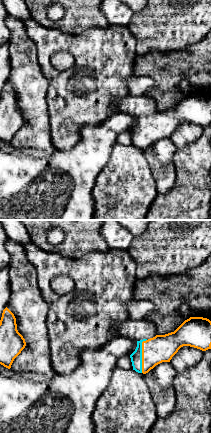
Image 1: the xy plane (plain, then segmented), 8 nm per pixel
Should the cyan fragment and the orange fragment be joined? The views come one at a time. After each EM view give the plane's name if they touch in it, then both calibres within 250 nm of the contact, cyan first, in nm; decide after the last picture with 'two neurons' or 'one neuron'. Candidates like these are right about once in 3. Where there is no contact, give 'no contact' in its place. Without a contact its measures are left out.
contact in xy; calibres 100 and 220 nm

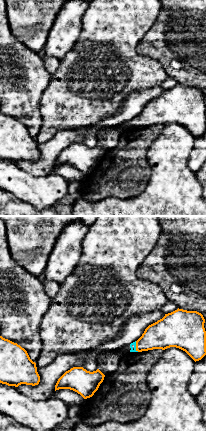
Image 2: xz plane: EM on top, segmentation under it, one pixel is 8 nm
contact in xz; calibres 50 and 240 nm

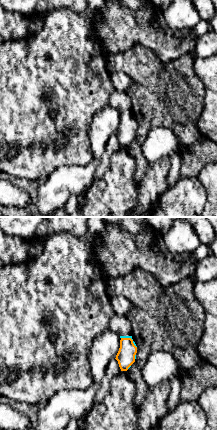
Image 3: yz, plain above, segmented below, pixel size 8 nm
contact in yz; calibres 20 and 140 nm

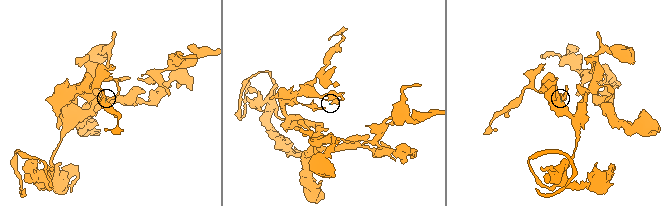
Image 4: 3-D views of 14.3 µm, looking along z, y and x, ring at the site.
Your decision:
one neuron

